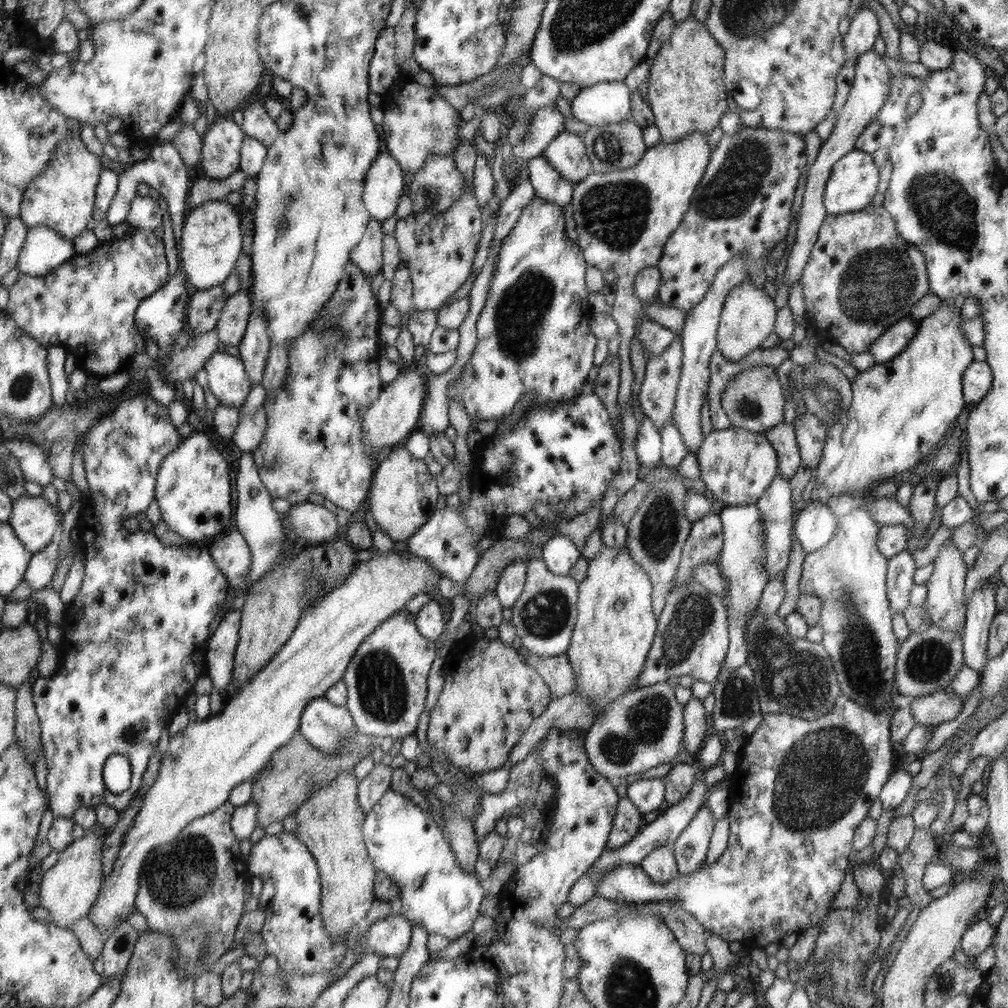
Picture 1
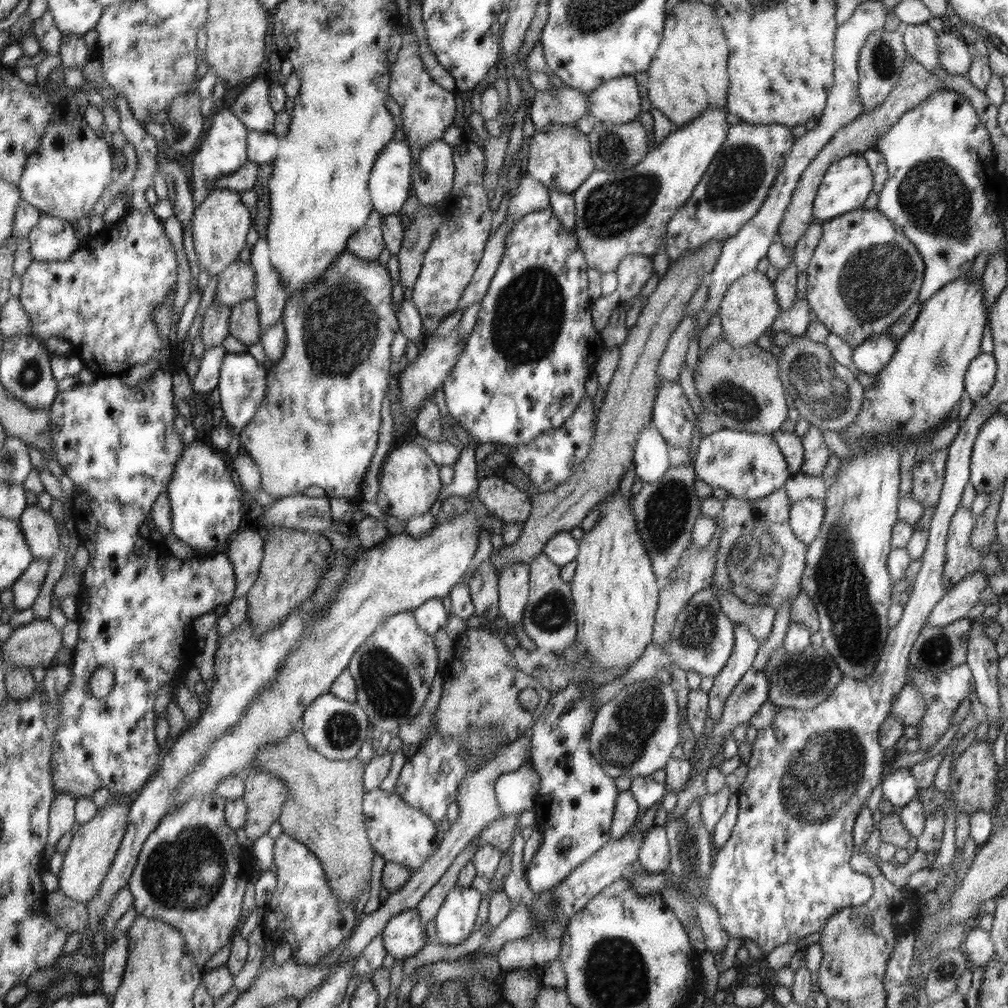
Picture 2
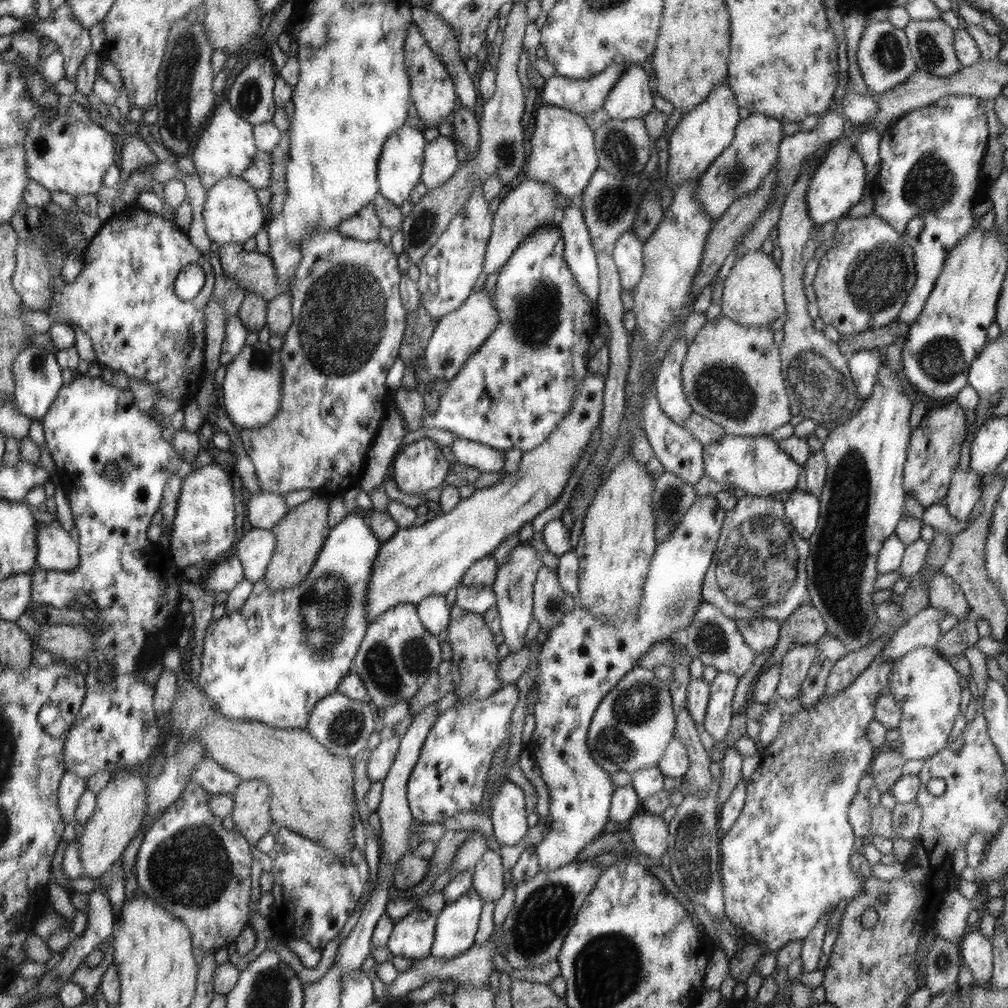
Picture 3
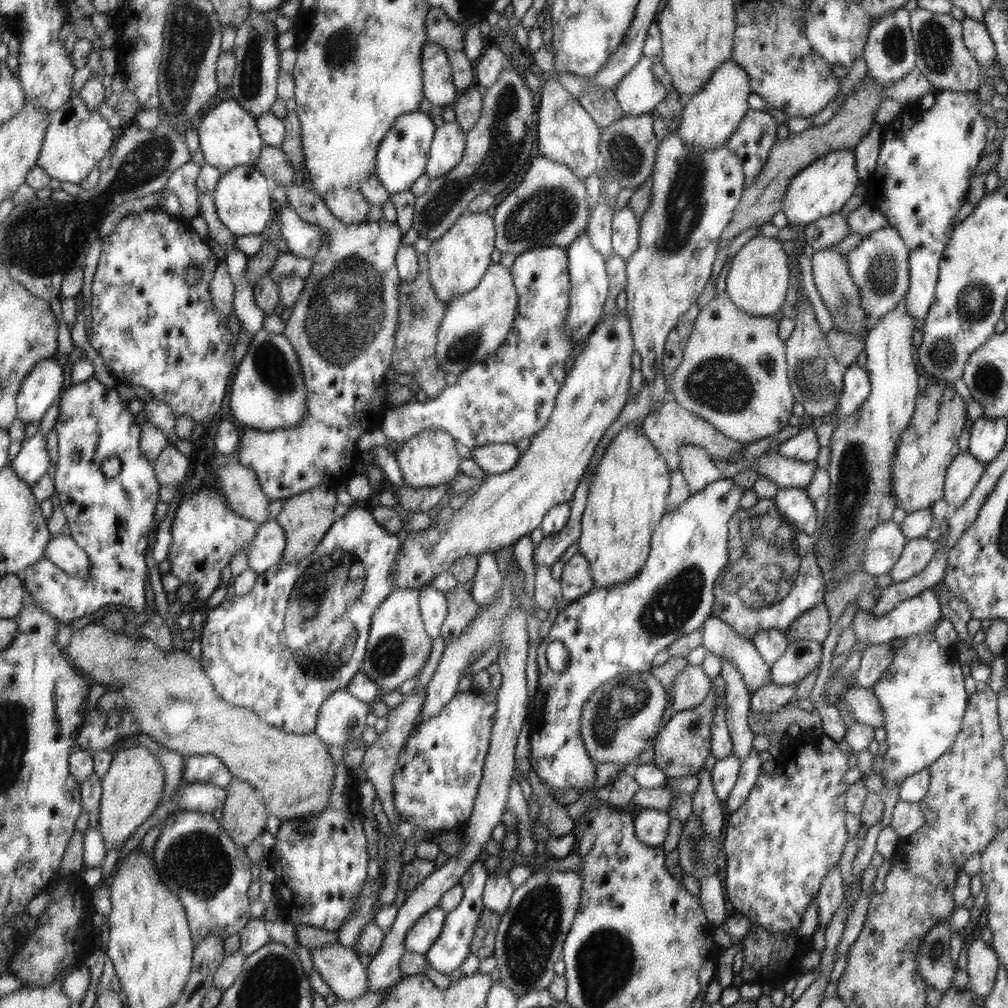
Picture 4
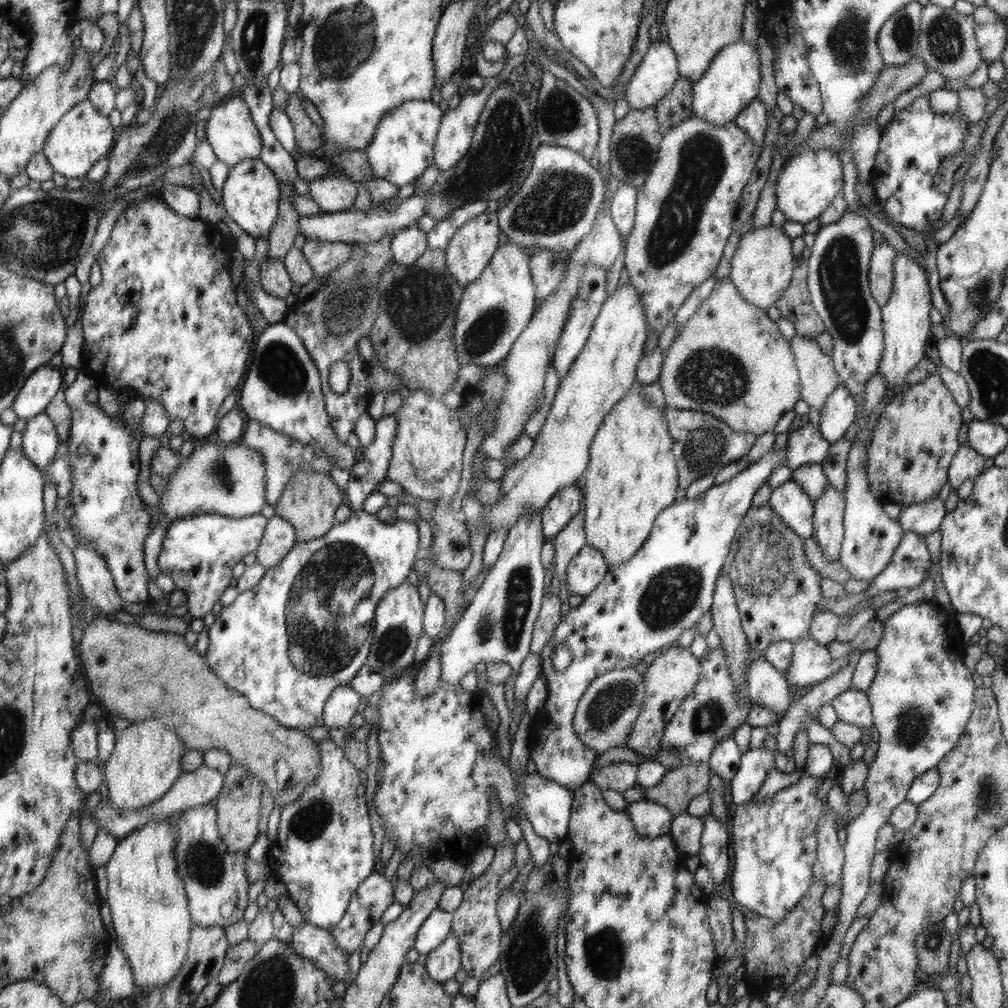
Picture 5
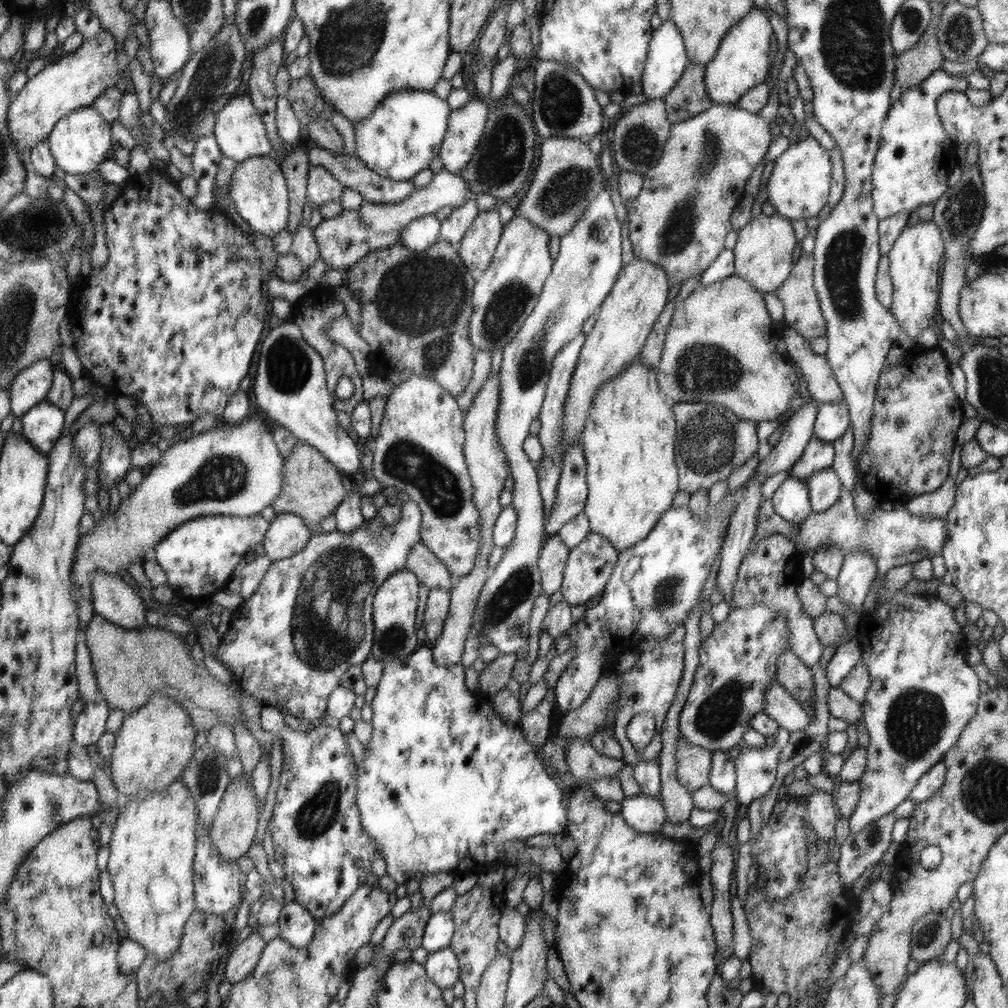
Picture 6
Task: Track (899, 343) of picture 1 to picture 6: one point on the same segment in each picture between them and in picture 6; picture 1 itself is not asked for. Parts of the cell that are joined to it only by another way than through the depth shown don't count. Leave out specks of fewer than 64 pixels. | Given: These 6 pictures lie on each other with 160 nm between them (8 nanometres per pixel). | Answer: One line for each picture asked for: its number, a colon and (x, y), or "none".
2: (871, 356)
3: (864, 365)
4: (856, 386)
5: (840, 410)
6: (832, 420)

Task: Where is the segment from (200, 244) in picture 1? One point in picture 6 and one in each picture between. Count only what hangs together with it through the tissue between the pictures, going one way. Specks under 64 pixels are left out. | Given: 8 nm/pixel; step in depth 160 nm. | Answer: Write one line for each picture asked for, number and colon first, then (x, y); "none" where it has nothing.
2: (221, 221)
3: (232, 214)
4: (242, 200)
5: (250, 195)
6: (260, 193)

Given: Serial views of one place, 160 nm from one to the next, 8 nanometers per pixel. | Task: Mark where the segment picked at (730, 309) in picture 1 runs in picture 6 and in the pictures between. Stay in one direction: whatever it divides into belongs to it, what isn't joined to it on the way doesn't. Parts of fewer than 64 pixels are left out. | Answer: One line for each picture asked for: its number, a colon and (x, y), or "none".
2: (749, 308)
3: (752, 292)
4: (757, 281)
5: (761, 267)
6: (764, 251)

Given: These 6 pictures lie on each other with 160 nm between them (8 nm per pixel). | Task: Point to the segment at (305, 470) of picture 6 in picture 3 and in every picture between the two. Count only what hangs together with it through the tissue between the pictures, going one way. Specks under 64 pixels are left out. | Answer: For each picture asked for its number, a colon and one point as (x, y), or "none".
3: (300, 536)
4: (307, 518)
5: (309, 502)

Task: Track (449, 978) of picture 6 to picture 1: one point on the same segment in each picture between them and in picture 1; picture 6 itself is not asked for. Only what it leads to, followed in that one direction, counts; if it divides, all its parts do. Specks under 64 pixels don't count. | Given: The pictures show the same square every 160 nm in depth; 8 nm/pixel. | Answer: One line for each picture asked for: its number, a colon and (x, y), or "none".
1: (407, 845)
2: (455, 919)
3: (455, 927)
4: (447, 954)
5: (442, 964)

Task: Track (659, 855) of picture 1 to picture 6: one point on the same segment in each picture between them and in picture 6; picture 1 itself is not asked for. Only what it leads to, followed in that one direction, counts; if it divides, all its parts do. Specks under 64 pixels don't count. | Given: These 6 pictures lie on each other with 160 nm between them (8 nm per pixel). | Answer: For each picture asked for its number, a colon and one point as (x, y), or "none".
2: (655, 855)
3: (650, 833)
4: (652, 825)
5: (651, 819)
6: (645, 813)

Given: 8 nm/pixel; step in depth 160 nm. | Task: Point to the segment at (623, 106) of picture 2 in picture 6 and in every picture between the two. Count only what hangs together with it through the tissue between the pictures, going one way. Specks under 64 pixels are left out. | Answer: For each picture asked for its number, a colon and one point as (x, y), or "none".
3: (631, 98)
4: (639, 92)
5: (654, 78)
6: (668, 58)

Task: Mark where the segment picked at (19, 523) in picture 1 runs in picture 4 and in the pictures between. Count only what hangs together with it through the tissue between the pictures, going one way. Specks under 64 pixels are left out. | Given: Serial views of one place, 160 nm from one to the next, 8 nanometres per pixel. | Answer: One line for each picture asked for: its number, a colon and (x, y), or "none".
2: (40, 529)
3: (56, 550)
4: (65, 552)

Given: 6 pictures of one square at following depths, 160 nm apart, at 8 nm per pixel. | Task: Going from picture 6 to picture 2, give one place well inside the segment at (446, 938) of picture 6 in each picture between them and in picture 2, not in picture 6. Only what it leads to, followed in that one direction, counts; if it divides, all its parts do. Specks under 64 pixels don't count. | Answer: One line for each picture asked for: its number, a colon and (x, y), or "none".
2: (404, 936)
3: (412, 937)
4: (421, 937)
5: (436, 928)

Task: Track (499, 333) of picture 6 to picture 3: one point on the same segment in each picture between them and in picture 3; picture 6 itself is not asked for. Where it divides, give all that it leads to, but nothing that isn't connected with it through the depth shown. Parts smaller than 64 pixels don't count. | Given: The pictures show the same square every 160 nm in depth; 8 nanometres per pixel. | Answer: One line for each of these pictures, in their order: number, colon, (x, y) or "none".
3: (458, 336)
4: (476, 324)
5: (495, 309)

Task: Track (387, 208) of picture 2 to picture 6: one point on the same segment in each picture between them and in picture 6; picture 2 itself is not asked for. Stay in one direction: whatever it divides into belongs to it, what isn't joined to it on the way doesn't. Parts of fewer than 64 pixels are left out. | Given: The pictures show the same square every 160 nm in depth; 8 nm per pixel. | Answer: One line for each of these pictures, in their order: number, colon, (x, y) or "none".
3: (402, 165)
4: (401, 161)
5: (403, 148)
6: (403, 136)

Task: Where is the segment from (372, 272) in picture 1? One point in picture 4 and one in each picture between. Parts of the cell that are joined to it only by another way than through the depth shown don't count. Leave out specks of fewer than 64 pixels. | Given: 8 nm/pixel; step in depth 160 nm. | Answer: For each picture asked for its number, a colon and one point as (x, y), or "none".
2: (367, 243)
3: (364, 226)
4: (349, 205)

